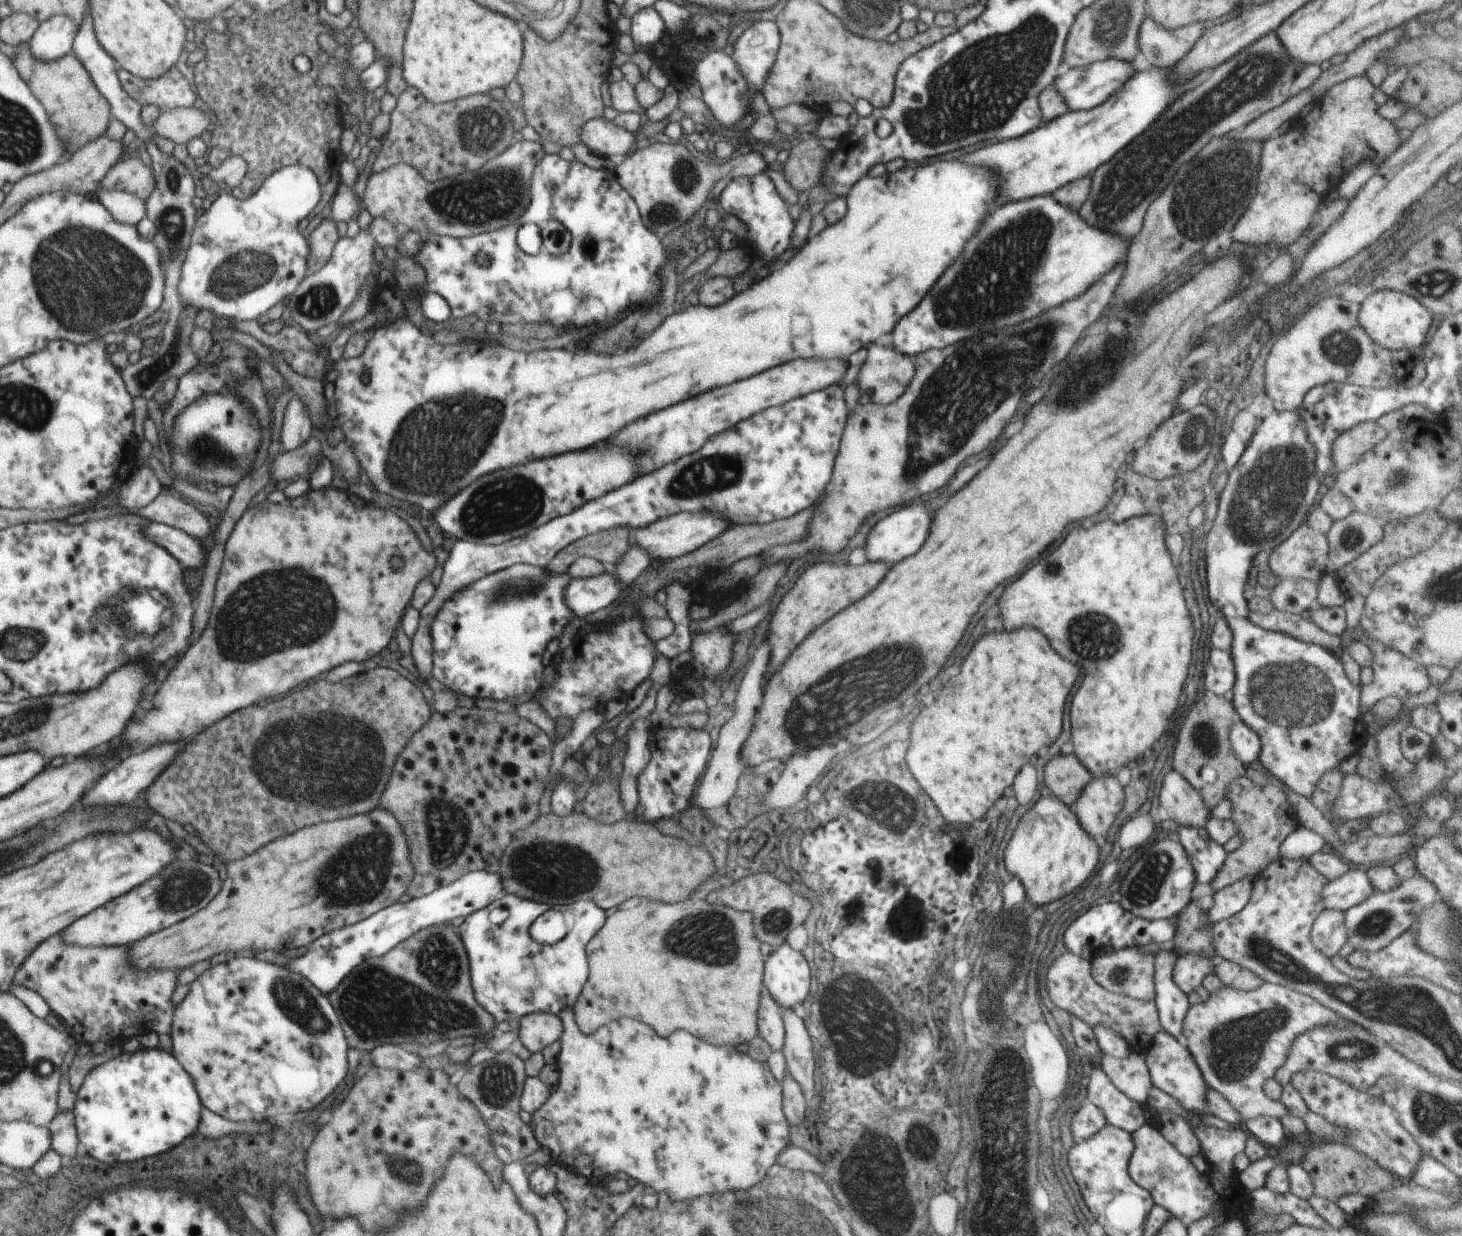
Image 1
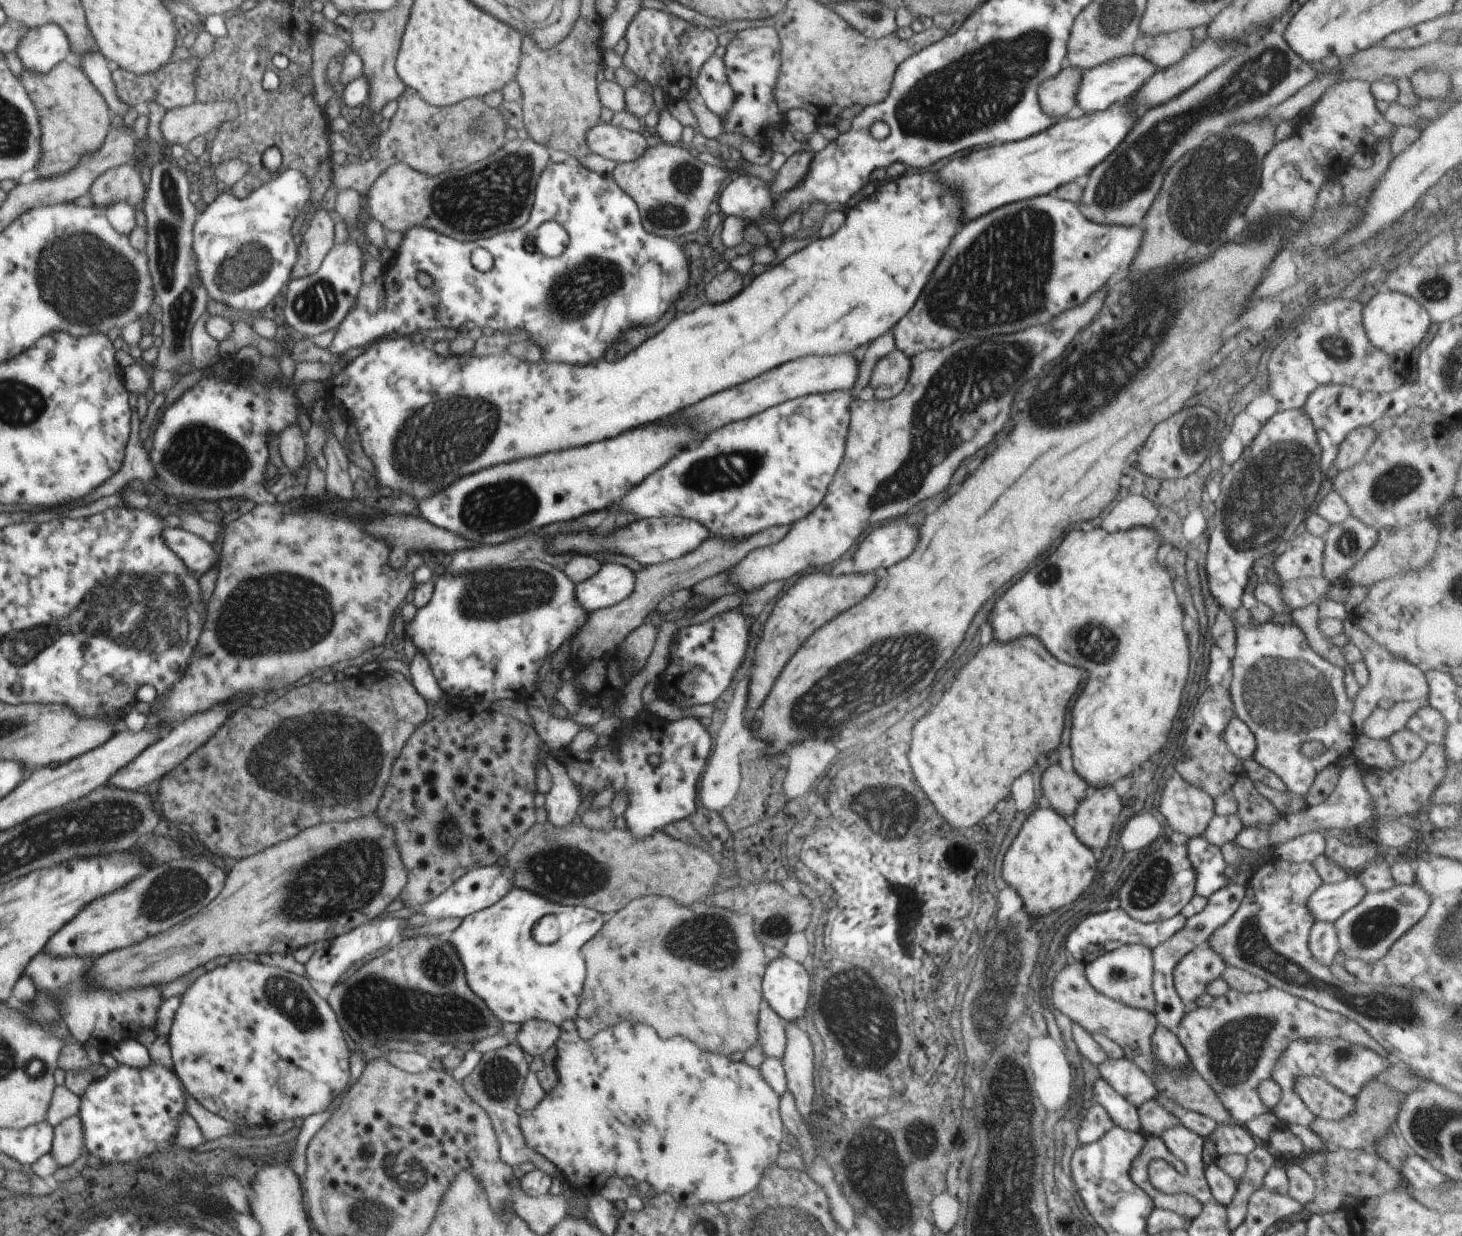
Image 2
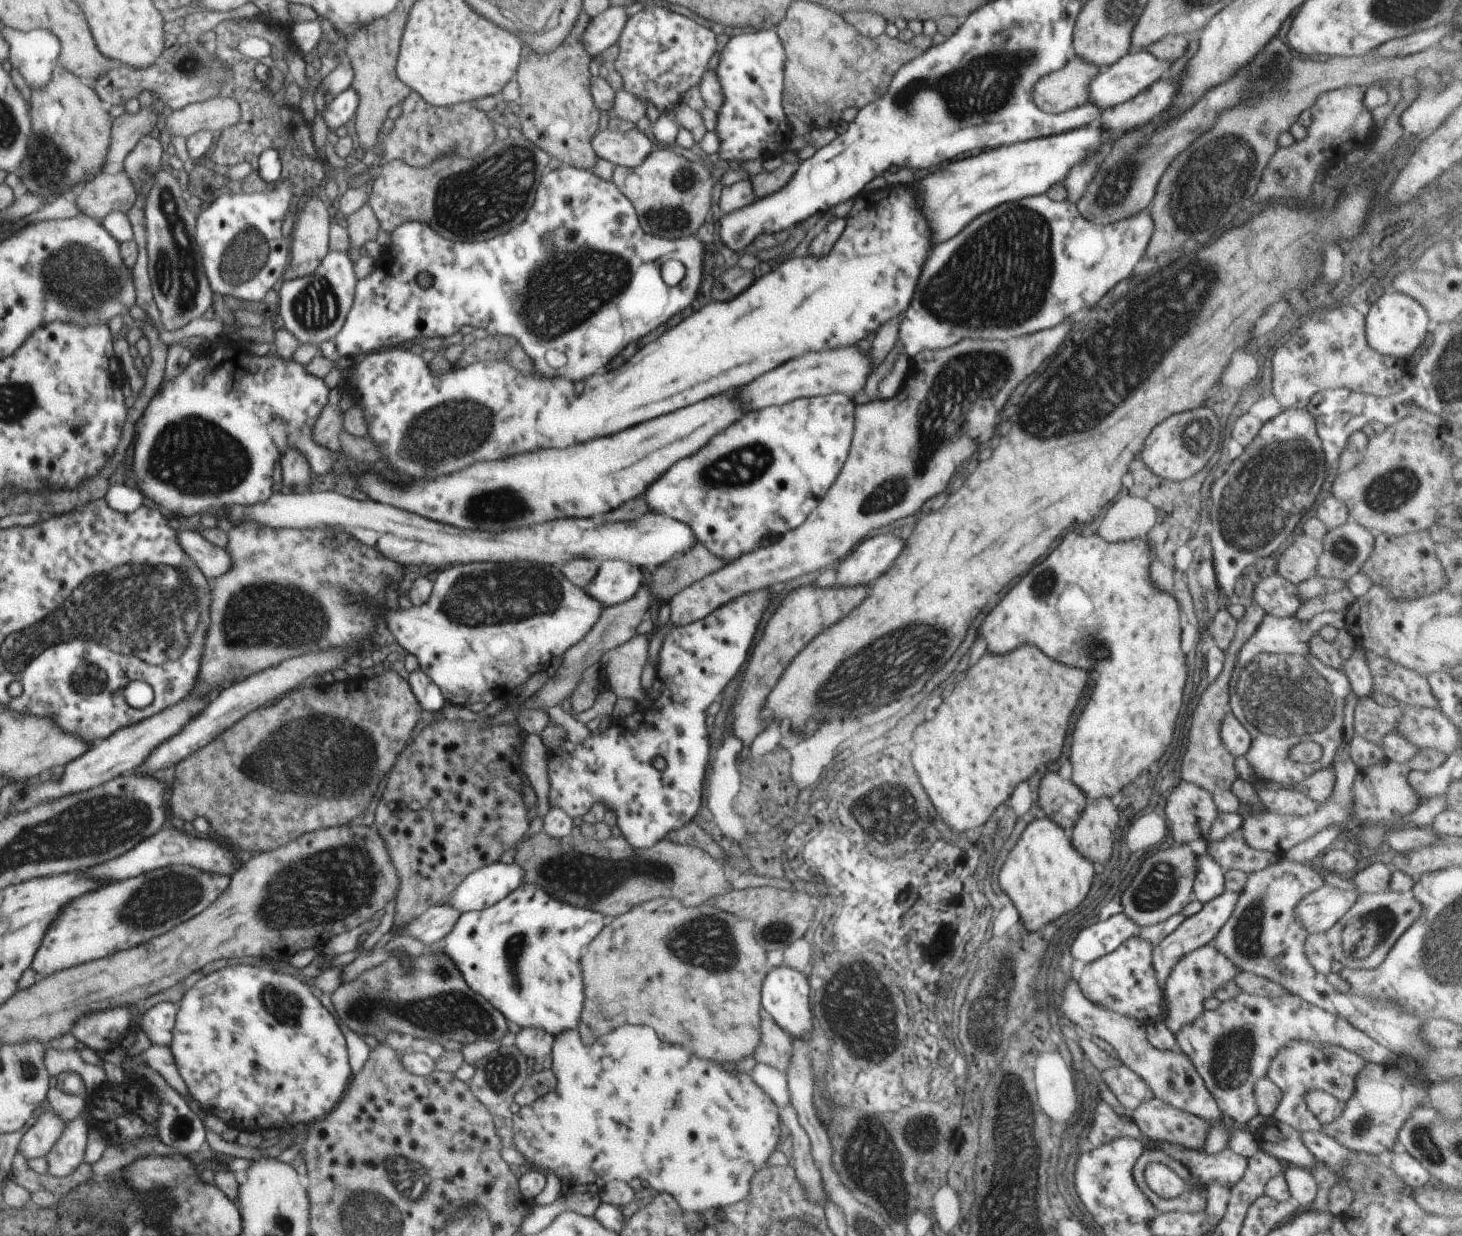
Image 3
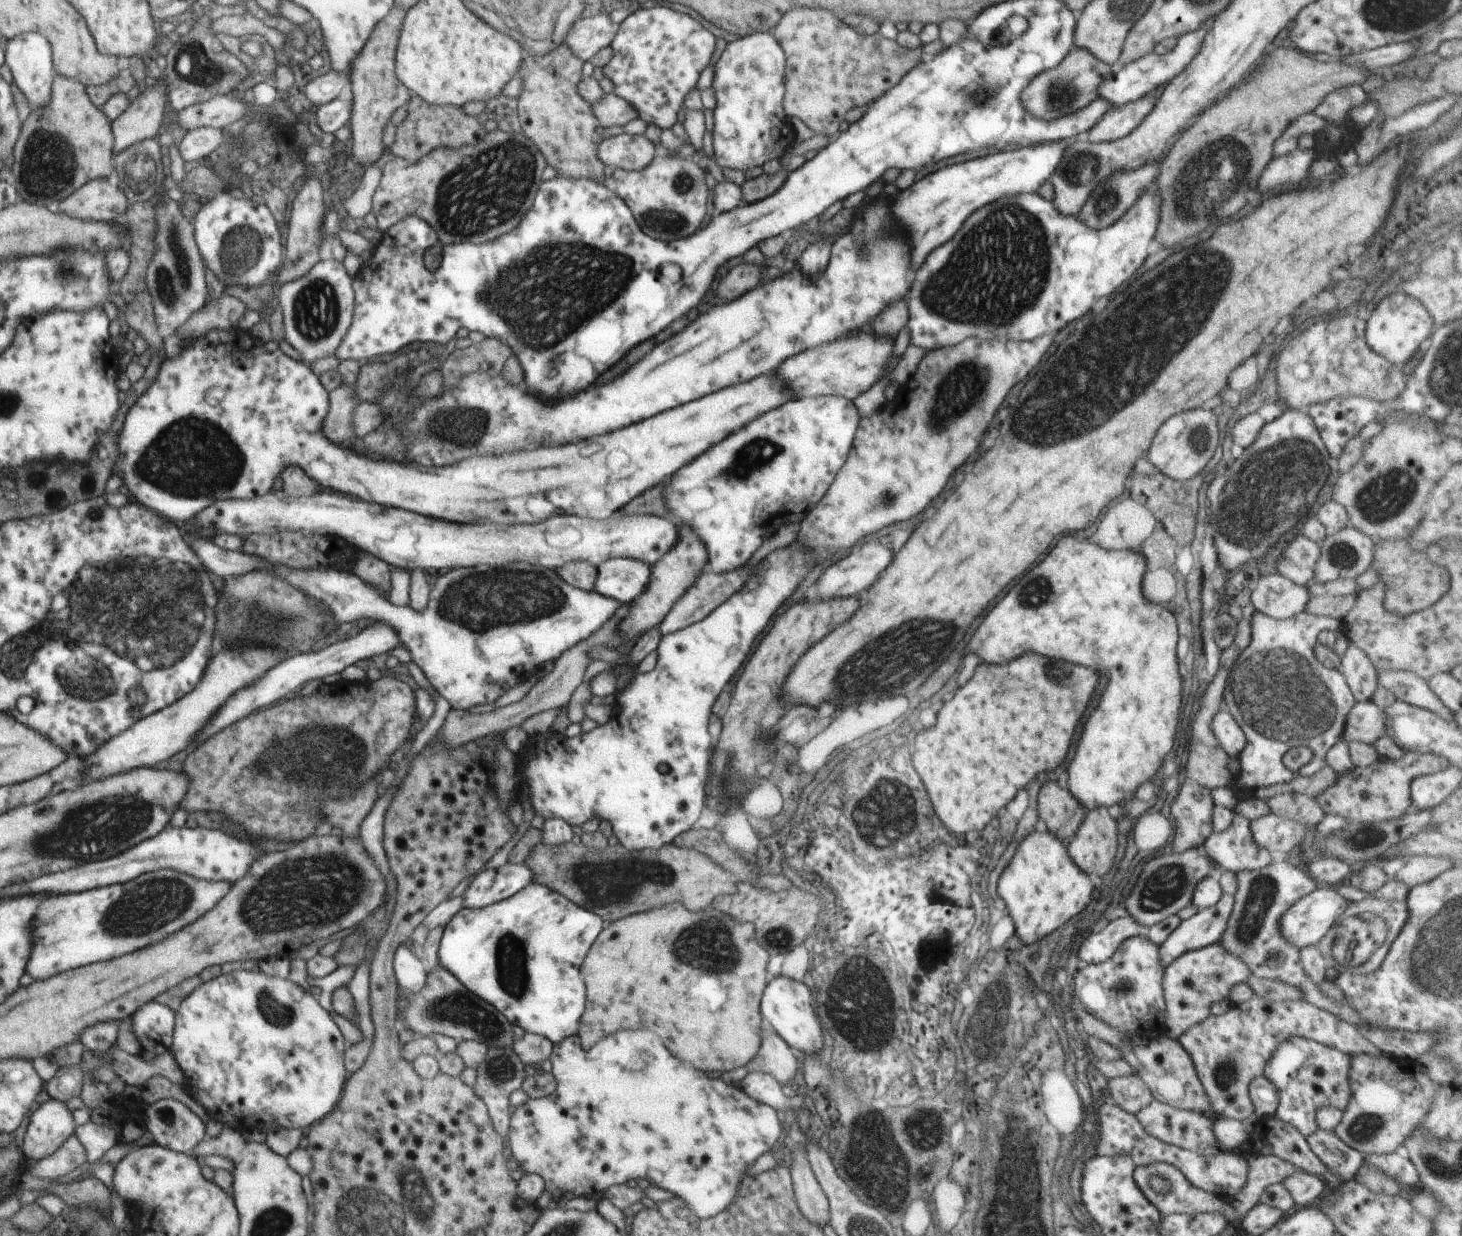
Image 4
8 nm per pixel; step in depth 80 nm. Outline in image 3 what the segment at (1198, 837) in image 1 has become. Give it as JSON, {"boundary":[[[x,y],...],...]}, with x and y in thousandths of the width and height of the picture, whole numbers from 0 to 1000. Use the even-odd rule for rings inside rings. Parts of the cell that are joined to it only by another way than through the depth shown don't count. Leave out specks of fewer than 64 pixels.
{"boundary":[[[827,692],[819,693],[820,705],[816,715],[817,727],[824,732],[838,722],[838,710],[835,701]]]}

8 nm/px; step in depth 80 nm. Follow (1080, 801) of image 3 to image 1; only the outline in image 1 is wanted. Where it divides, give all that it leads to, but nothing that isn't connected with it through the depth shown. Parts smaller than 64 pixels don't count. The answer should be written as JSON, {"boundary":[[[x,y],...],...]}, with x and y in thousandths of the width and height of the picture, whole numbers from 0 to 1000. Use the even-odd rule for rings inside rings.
{"boundary":[[[735,610],[724,612],[714,621],[714,633],[719,644],[733,654],[741,637],[748,630]]]}

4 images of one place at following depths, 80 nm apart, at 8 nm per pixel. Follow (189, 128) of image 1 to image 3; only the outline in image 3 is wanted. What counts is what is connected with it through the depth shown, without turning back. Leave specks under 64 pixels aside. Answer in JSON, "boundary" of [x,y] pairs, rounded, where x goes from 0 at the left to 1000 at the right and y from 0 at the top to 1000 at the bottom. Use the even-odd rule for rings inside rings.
{"boundary":[[[149,77],[137,83],[131,83],[125,88],[118,90],[118,92],[114,92],[114,105],[112,111],[115,109],[126,110],[130,112],[133,108],[137,105],[150,107],[161,100],[164,97],[164,85],[161,80],[158,80],[153,77]]]}

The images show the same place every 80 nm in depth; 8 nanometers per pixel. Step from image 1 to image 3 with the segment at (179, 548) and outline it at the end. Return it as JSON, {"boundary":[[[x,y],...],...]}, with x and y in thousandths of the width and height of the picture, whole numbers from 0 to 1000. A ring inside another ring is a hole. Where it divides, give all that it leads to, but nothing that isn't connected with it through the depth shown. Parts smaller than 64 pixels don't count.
{"boundary":[[[124,430],[121,430],[121,436],[142,469],[147,471],[150,466],[159,460],[158,448],[157,449],[154,443],[145,440],[137,432]]]}

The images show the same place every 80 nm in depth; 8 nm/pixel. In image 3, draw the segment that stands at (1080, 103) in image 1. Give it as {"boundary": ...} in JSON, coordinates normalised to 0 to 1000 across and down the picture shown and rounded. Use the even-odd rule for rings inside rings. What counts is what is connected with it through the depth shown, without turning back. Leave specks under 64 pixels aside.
{"boundary":[[[785,40],[776,44],[772,43],[761,53],[754,55],[748,63],[745,70],[745,78],[746,79],[745,83],[752,86],[754,90],[756,87],[772,82],[782,73],[785,72],[787,69],[798,62],[801,51],[802,51],[802,49],[791,47]]]}

